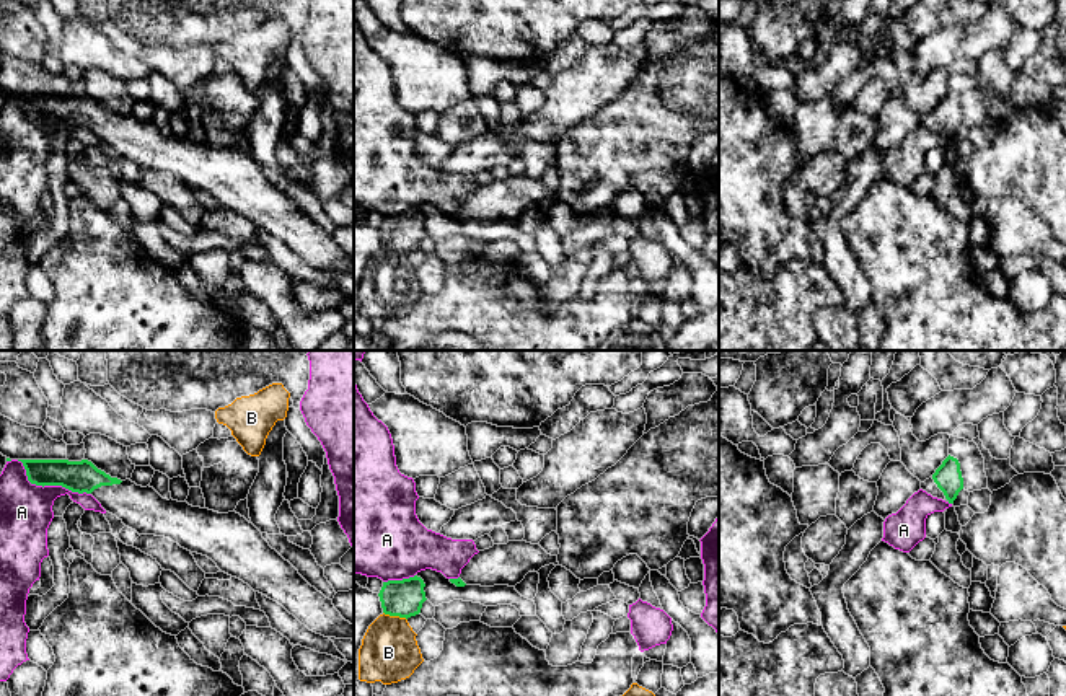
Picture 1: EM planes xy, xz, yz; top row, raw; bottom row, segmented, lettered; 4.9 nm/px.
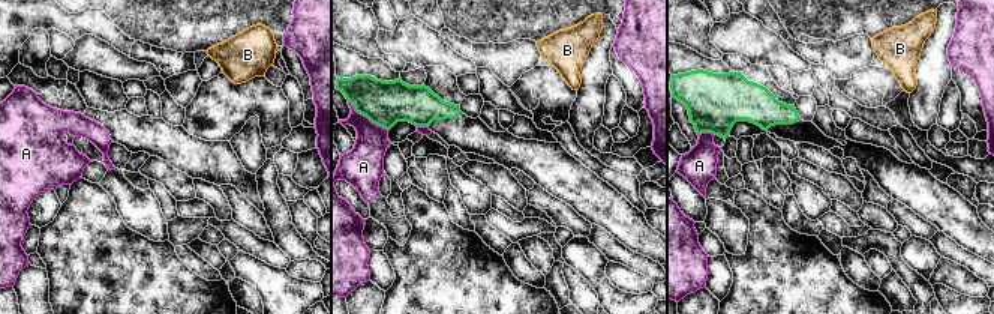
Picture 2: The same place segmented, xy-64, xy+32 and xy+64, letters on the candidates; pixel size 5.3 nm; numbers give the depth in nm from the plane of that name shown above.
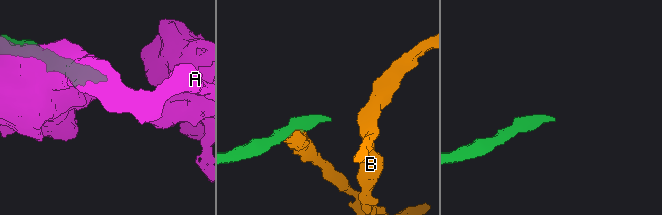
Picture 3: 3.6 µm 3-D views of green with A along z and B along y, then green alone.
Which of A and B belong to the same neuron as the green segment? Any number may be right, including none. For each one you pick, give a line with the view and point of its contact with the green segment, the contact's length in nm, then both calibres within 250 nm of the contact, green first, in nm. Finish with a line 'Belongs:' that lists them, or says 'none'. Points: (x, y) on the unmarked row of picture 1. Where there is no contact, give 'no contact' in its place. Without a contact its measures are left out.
Belongs: none

